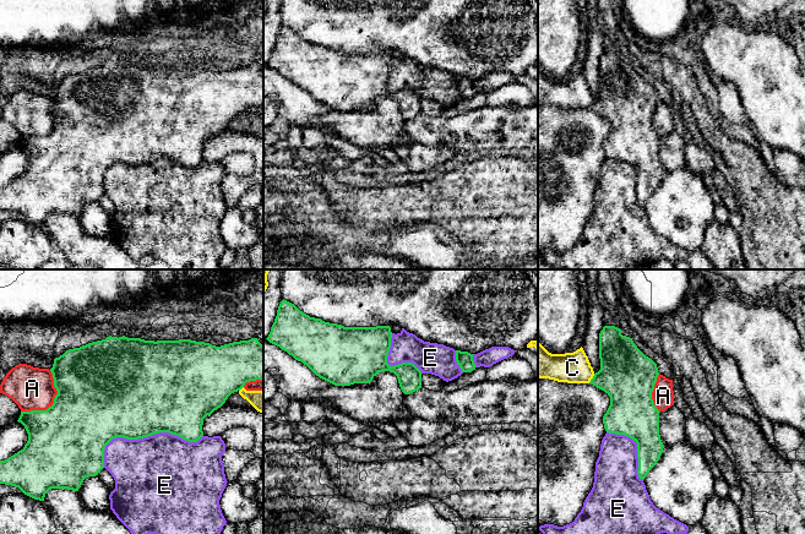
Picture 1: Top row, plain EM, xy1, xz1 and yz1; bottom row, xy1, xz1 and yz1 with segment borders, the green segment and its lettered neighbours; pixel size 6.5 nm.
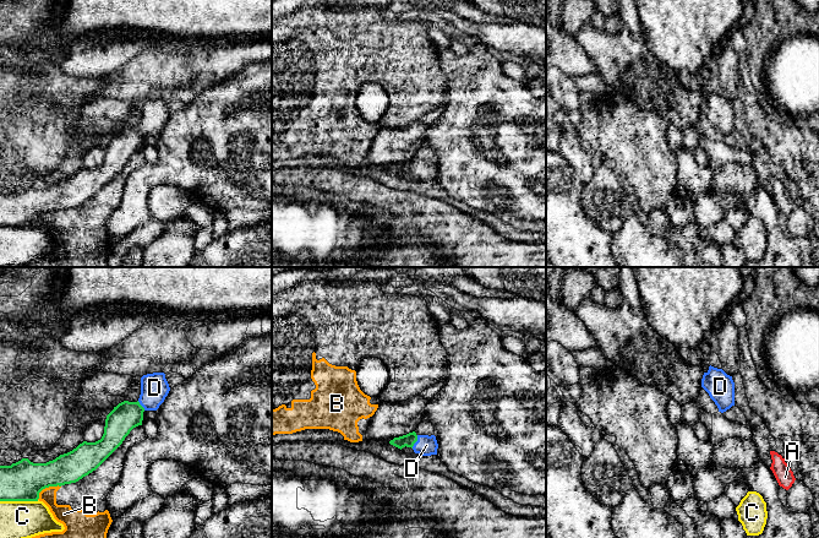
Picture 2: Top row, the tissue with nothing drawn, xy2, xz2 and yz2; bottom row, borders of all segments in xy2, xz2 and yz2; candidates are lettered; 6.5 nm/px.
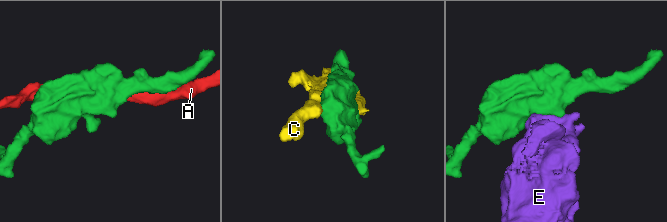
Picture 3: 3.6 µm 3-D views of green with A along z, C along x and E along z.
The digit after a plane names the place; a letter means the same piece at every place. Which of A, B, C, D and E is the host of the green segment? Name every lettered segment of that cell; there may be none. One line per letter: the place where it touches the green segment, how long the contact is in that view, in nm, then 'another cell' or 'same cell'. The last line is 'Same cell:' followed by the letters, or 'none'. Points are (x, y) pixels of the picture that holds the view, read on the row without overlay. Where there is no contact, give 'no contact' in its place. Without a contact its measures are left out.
A: contact xy1 (53, 129); length 340 nm; another cell
B: contact xy2 (47, 212); length 180 nm; another cell
C: contact xy2 (18, 226); length 260 nm; another cell
D: contact xz2 (415, 167); length 100 nm; same cell
E: contact xy1 (143, 162); length 700 nm; another cell
Same cell: D

